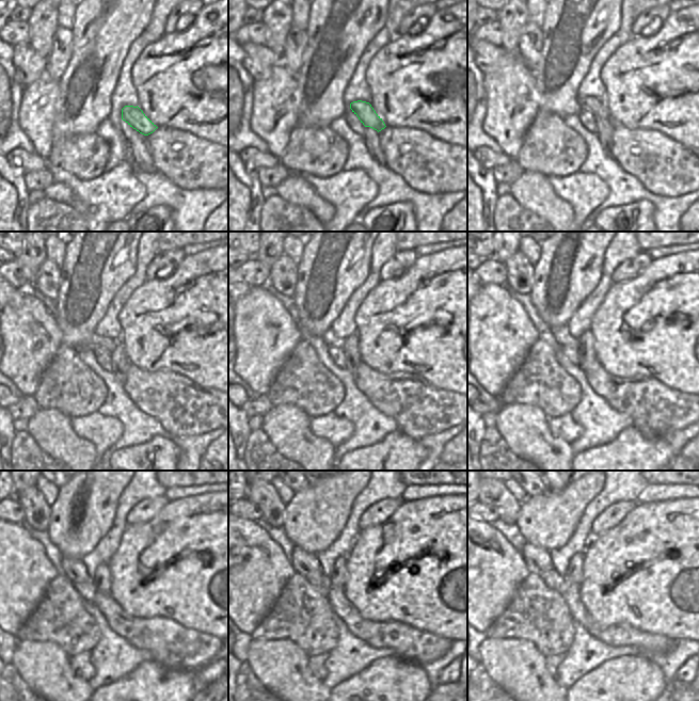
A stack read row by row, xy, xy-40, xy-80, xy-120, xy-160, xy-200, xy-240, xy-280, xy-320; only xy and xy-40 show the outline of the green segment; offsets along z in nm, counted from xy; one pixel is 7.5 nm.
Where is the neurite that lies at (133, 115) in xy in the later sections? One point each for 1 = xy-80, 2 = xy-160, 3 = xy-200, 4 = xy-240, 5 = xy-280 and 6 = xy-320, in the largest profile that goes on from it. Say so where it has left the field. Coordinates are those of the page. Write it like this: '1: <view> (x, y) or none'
1: xy-80 (597, 107)
2: xy-160 (328, 337)
3: xy-200 (561, 334)
4: xy-240 (75, 570)
5: xy-280 (303, 563)
6: xy-320 (538, 560)

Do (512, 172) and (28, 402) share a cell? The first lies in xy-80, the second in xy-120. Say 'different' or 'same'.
same

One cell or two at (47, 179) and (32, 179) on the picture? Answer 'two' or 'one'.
one

